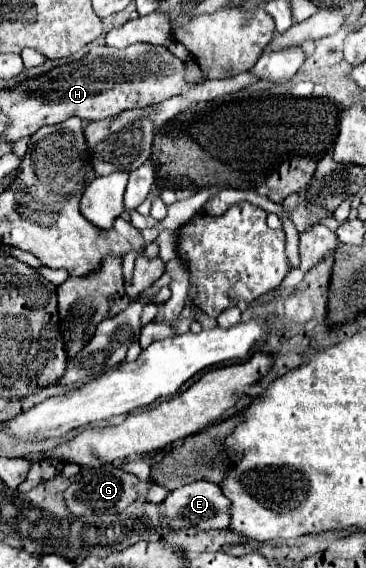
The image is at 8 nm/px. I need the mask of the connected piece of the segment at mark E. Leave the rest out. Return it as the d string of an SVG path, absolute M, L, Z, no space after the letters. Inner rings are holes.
M192 482L188 486L182 486L178 490L172 490L168 498L160 504L162 512L168 520L168 528L180 530L180 528L200 528L200 530L210 530L210 528L228 528L230 522L230 502L224 498L222 490L218 484L212 482Z

